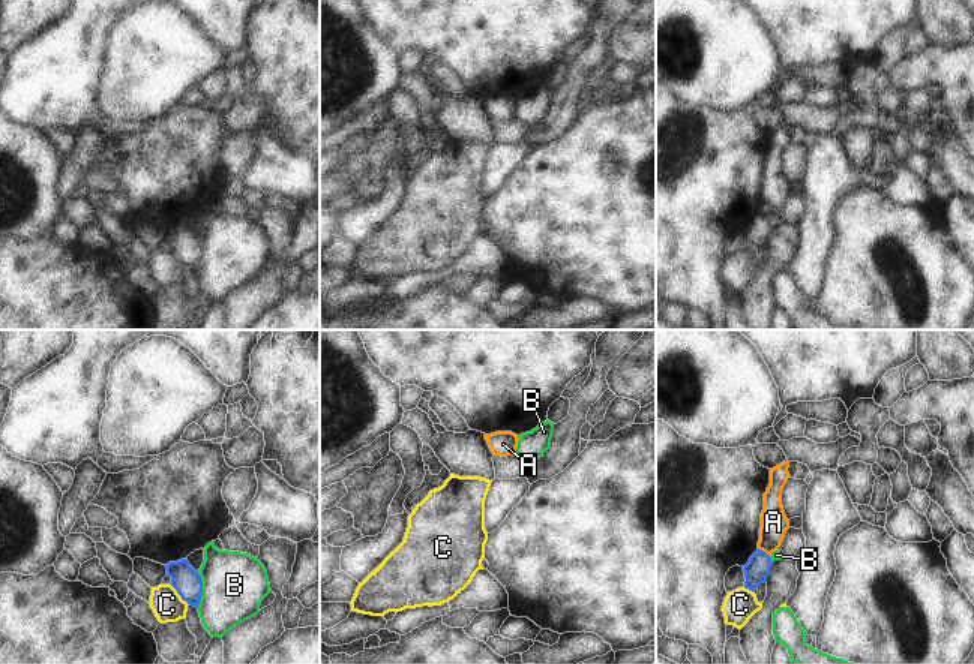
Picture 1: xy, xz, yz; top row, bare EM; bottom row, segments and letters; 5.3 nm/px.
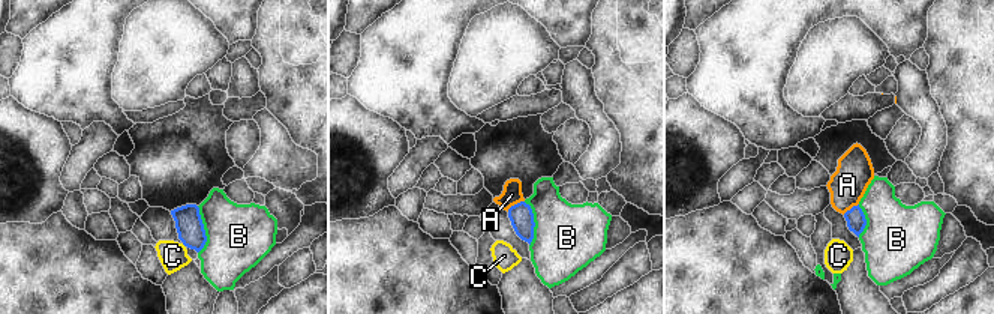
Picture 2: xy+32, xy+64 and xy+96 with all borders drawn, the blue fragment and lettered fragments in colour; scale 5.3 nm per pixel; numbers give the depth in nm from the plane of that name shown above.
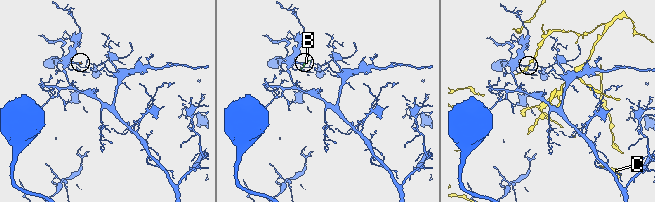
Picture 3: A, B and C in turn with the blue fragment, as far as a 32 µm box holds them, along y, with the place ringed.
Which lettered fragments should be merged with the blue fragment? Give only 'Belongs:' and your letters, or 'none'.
Belongs: none

